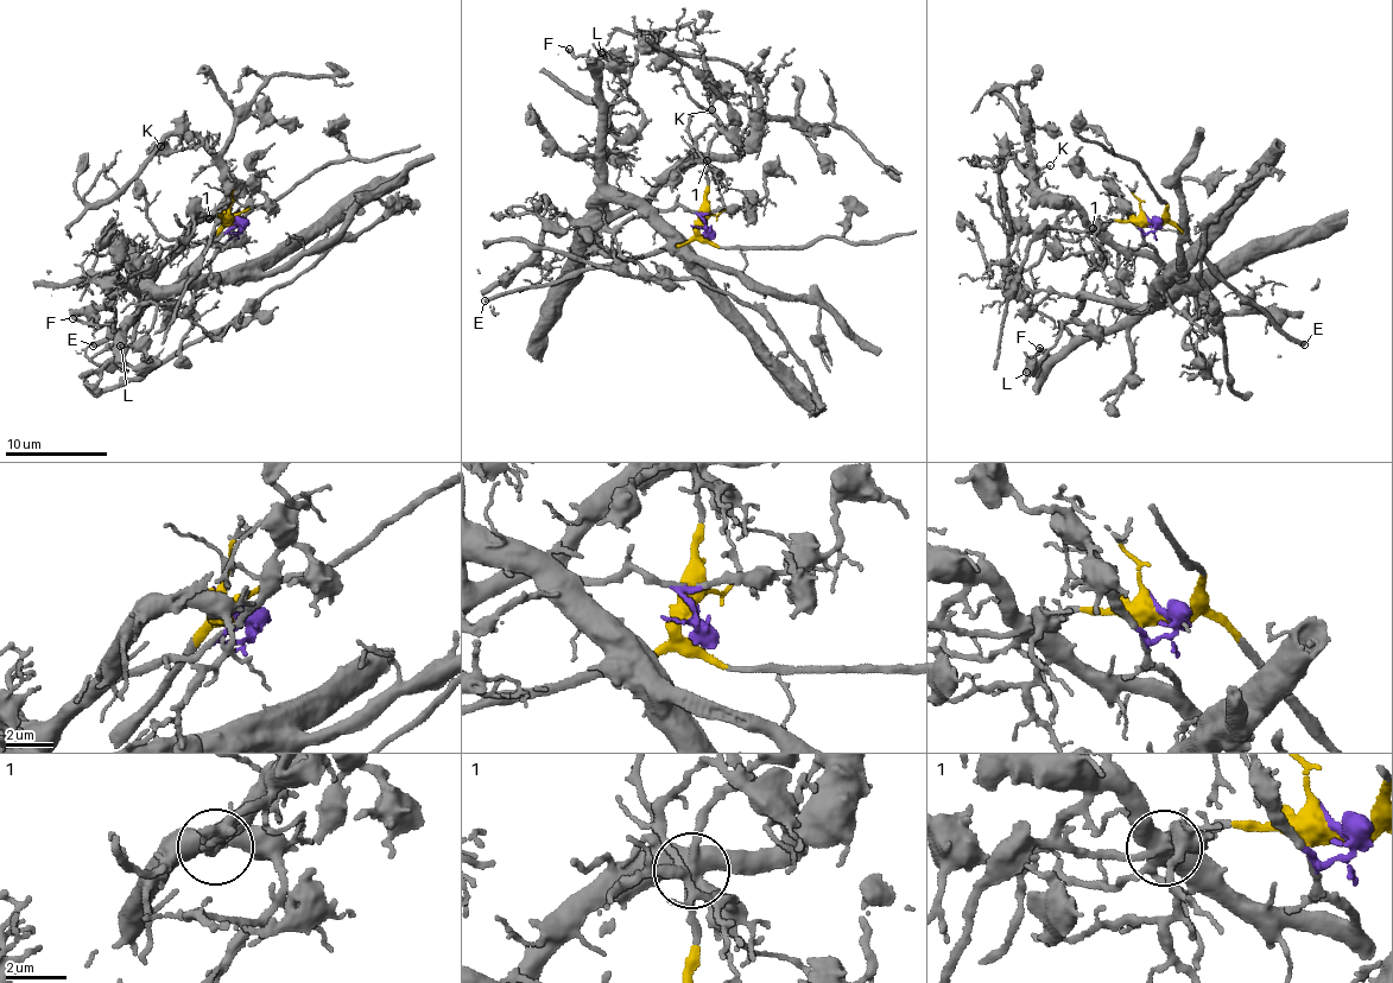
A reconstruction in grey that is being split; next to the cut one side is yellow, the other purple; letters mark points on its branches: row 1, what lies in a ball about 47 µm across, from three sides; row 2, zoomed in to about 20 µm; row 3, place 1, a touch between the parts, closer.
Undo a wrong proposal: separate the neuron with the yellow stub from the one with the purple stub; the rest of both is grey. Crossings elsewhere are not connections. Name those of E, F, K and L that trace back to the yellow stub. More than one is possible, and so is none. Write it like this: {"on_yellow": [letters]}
{"on_yellow": ["E"]}

